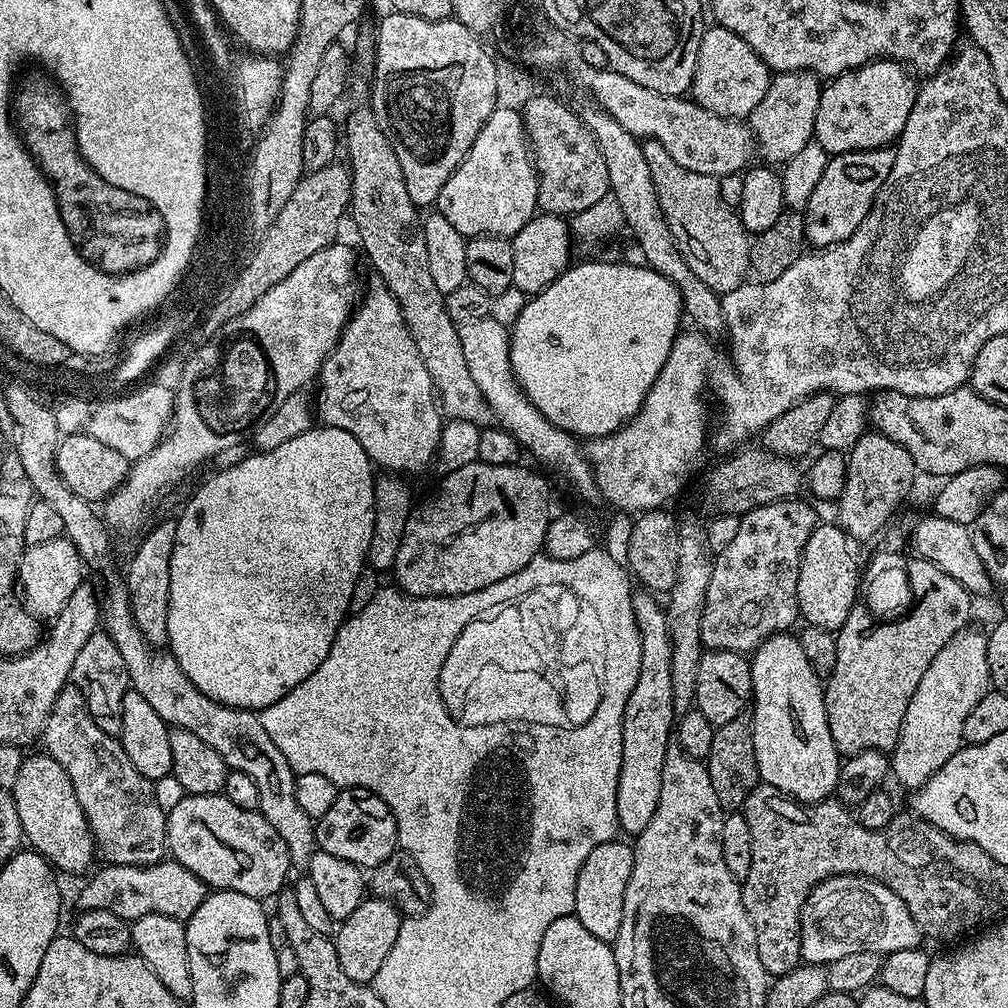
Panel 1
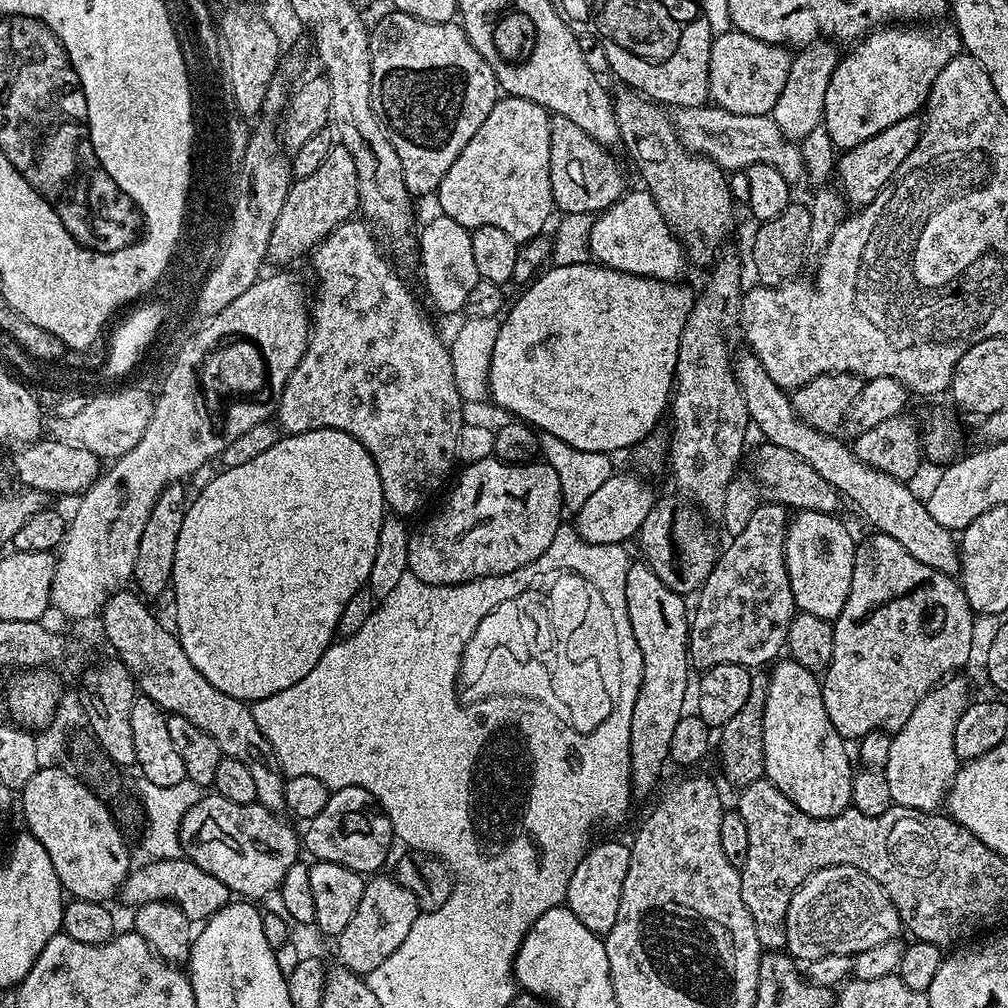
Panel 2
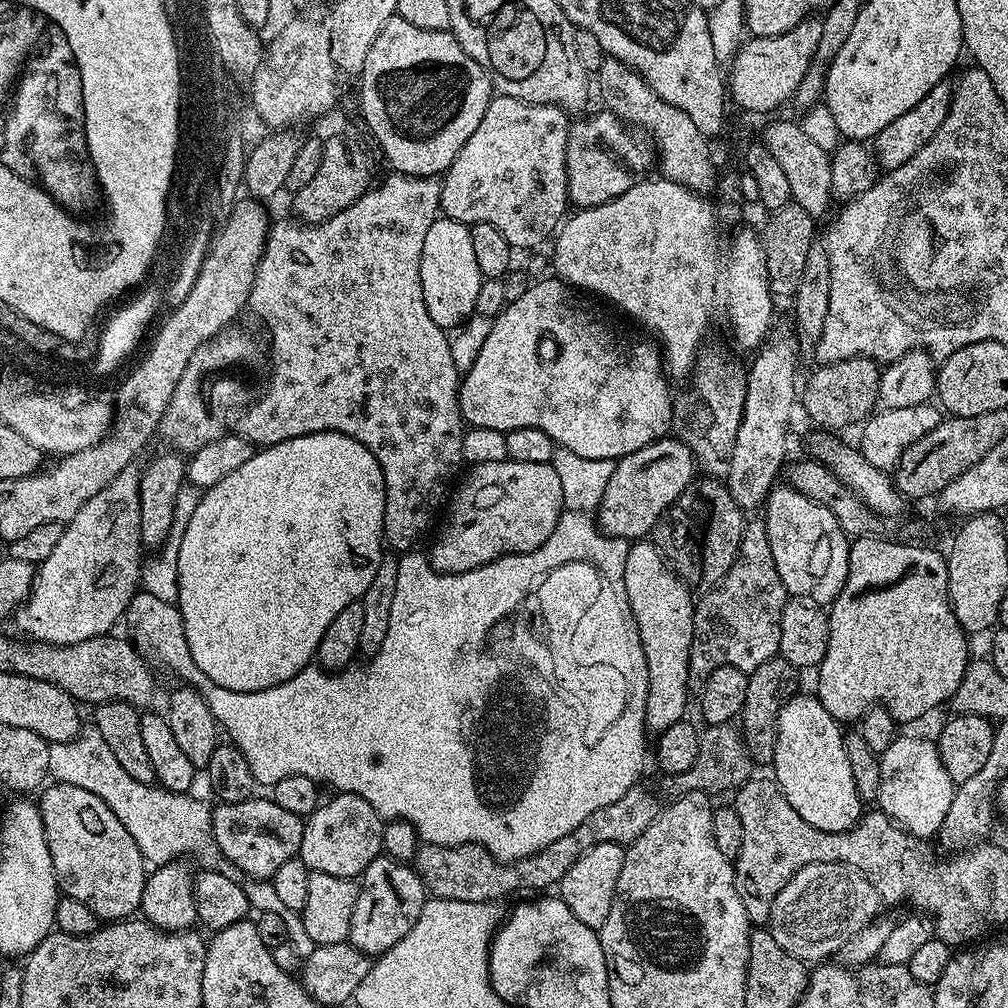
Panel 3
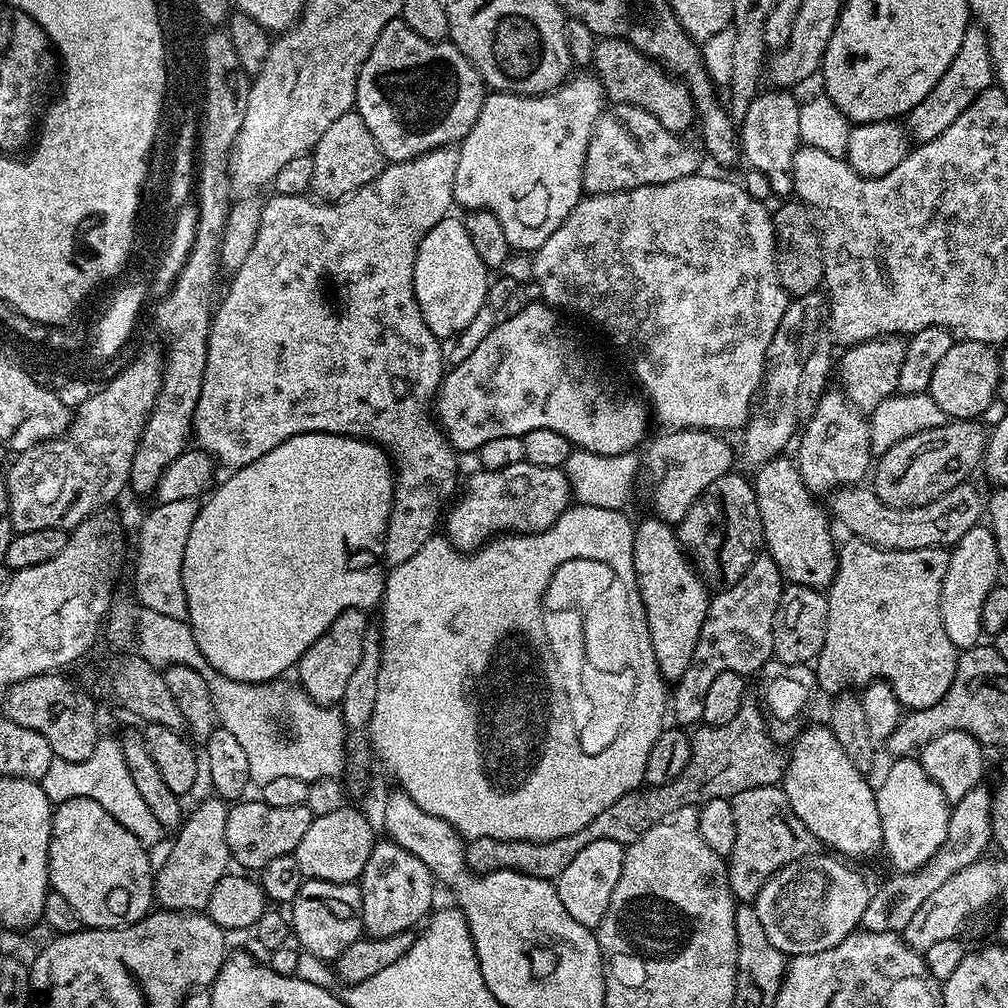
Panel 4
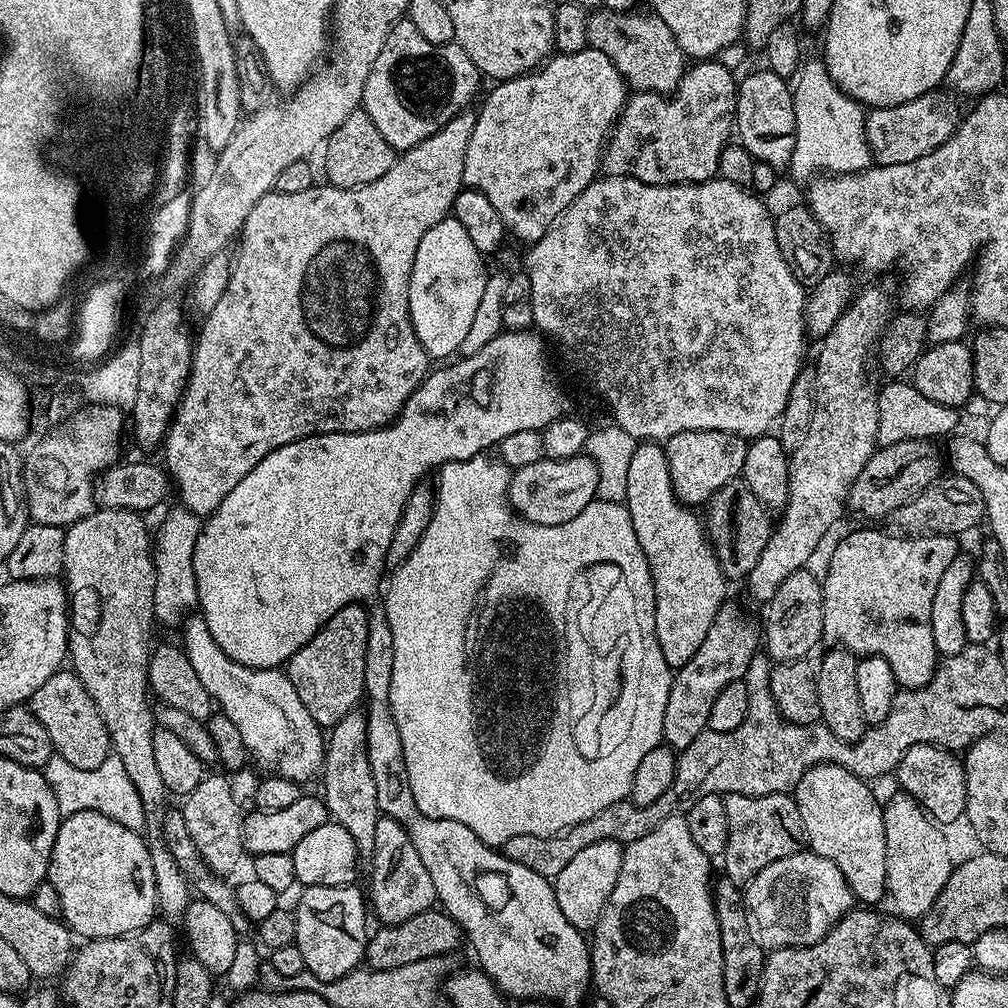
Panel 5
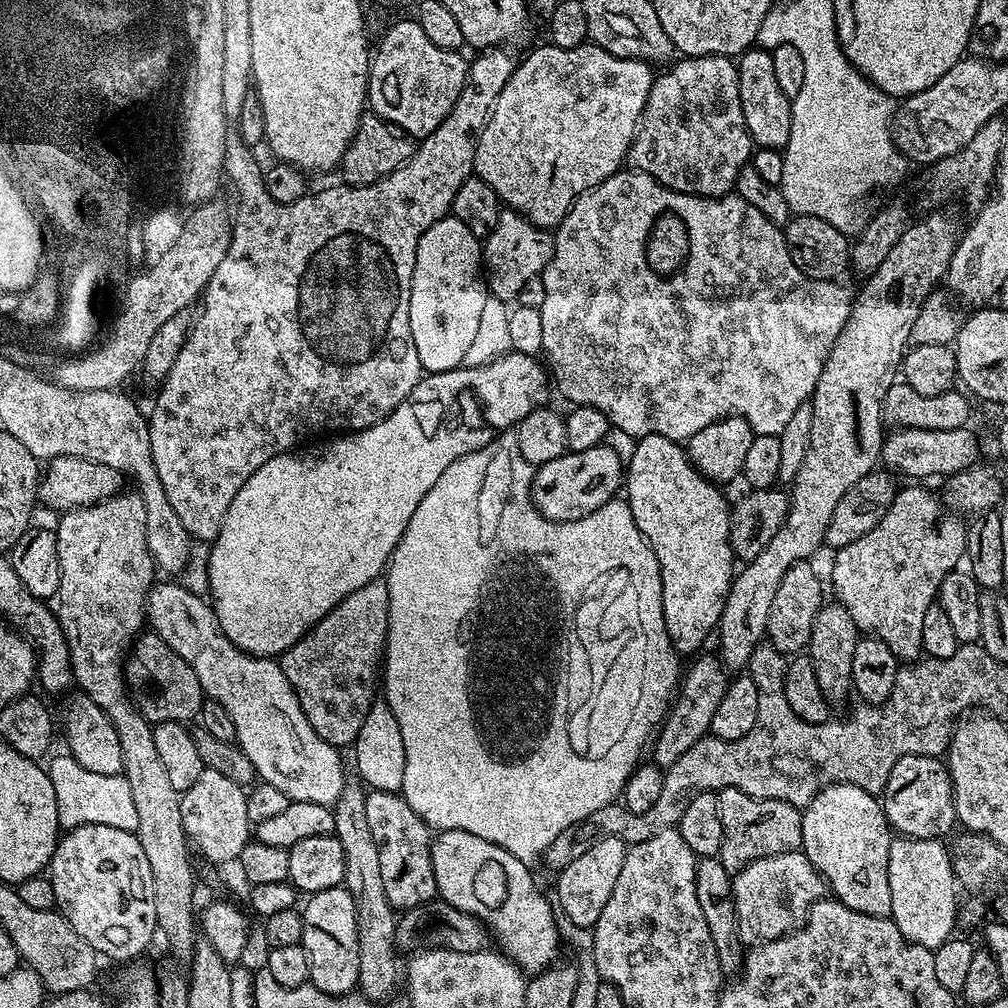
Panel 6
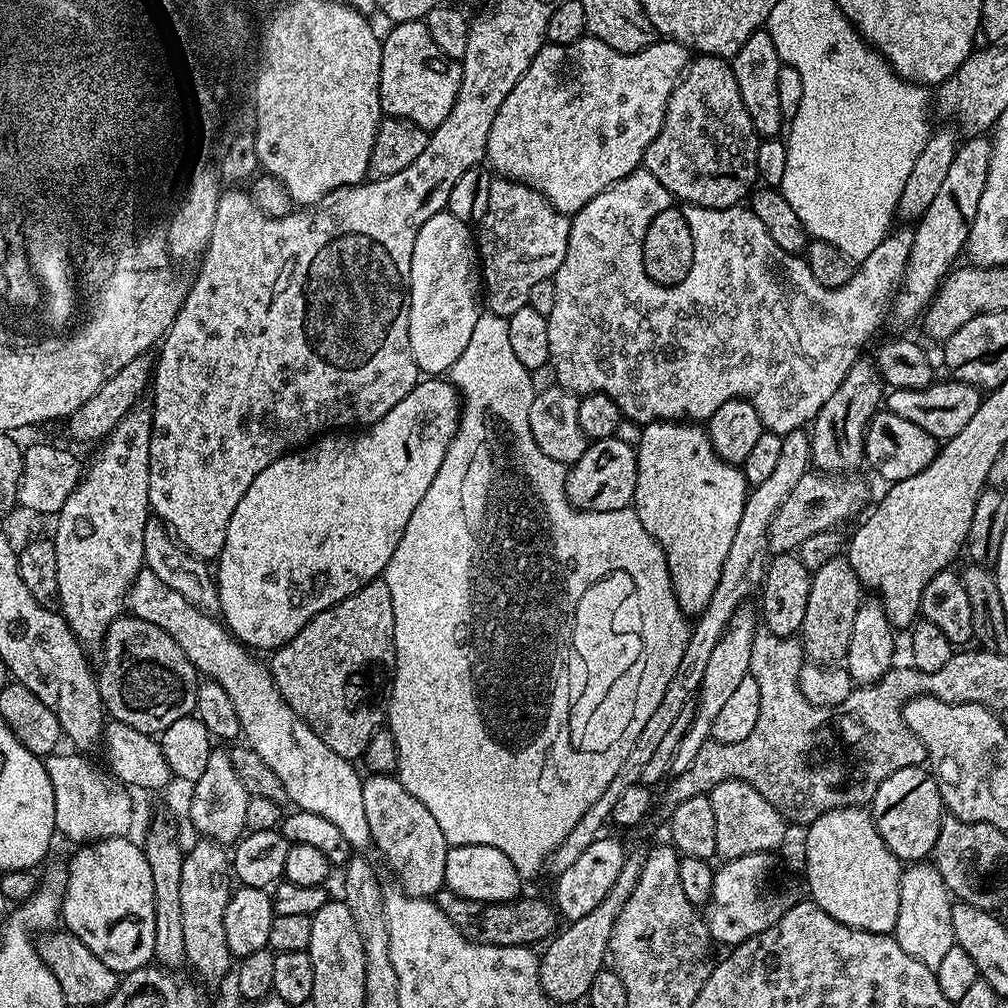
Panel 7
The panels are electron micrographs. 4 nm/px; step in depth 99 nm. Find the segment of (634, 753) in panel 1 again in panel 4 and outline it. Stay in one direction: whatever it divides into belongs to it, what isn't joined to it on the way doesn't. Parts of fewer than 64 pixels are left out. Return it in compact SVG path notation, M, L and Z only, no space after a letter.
M659 518L651 519L637 523L634 528L634 574L638 578L638 590L642 594L642 606L650 626L650 642L654 642L654 658L658 658L656 669L666 682L675 682L686 674L690 658L694 658L694 646L698 646L698 634L706 618L710 589L693 568L682 547L681 537L672 533L675 532L673 525Z

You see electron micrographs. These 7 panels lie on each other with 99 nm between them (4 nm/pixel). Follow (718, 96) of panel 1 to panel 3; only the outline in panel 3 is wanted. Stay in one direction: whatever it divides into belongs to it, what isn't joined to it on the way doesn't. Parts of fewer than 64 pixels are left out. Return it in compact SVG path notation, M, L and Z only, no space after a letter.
M809 18L798 22L786 34L777 36L752 36L743 41L739 52L730 61L726 84L730 96L748 112L772 112L791 101L798 90L798 82L816 58L818 42L822 39L823 19Z

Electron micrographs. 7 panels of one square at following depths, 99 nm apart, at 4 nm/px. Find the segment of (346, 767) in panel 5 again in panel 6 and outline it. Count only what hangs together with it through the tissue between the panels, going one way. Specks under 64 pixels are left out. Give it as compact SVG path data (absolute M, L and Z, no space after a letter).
M345 783L342 794L335 802L334 826L336 831L334 835L338 838L338 842L342 842L342 854L346 858L343 887L347 888L350 898L354 898L354 914L358 926L358 970L360 971L358 990L367 1000L384 1002L395 993L392 991L396 988L396 955L398 955L396 921L398 912L397 909L390 906L390 902L386 898L386 889L382 887L382 865L378 863L378 846L374 843L374 834L370 834L370 825L366 822L366 802L364 801L366 792L359 783L356 784Z

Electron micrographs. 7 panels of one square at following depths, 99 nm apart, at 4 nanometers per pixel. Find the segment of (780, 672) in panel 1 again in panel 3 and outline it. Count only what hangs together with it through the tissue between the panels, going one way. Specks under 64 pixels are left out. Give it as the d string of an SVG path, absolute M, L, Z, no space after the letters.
M793 694L783 701L778 714L778 726L776 727L776 745L774 746L774 758L770 768L774 770L776 785L780 788L780 793L818 830L827 832L845 832L850 830L862 815L862 801L854 790L854 773L850 770L850 758L844 749L845 733L840 732L841 721L836 720L822 706L822 702L817 700L815 695L800 696Z

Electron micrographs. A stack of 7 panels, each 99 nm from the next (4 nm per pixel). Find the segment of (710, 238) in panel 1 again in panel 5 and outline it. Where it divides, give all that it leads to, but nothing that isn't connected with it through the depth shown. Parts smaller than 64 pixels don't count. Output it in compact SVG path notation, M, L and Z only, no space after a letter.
M593 11L588 17L588 47L602 50L602 54L606 54L614 62L618 74L622 74L629 89L671 94L676 91L686 71L686 57L682 46L678 46L674 34L670 34L670 26L666 26L662 18L647 11L636 11Z

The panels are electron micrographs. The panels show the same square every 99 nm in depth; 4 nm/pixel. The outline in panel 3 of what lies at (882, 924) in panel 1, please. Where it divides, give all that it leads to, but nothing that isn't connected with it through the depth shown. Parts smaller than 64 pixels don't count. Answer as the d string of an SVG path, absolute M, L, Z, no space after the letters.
M811 864L802 866L778 890L767 927L774 942L794 958L805 962L824 962L835 957L851 933L862 930L881 915L882 901L863 874L846 864Z

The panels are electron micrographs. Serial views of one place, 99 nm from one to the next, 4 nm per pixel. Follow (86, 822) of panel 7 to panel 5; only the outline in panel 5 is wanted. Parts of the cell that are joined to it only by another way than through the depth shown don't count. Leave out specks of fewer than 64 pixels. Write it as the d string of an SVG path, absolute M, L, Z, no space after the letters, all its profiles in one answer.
M53 754L42 771L50 790L54 790L61 817L78 814L82 810L94 810L98 814L106 814L106 818L114 818L114 822L122 822L122 826L130 830L145 831L142 798L138 798L138 790L134 790L134 782L130 782L120 760L109 759L94 770L78 770L78 766L70 766L66 758Z

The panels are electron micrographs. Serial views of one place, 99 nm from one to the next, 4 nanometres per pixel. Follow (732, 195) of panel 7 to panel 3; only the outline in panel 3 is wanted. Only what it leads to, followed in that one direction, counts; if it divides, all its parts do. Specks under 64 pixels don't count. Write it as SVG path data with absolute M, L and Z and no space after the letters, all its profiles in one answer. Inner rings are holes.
M600 110L596 120L580 120L568 129L566 142L566 174L568 175L568 198L577 209L602 206L626 190L630 190L641 178L649 175L648 167L653 167L654 156L649 145L626 130L623 120L613 112ZM624 148L624 152L620 152ZM648 148L649 152L648 153ZM652 155L652 156L651 156Z

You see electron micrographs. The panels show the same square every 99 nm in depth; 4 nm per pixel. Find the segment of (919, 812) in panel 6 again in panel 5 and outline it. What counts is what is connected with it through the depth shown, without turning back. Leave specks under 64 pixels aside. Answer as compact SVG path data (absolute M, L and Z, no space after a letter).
M919 744L910 746L906 754L900 759L900 764L894 773L895 779L900 779L900 784L907 795L913 796L920 803L927 815L931 816L937 824L949 826L956 819L964 816L964 807L966 806L966 774L964 773L963 759L955 751L947 748L941 748L938 744Z

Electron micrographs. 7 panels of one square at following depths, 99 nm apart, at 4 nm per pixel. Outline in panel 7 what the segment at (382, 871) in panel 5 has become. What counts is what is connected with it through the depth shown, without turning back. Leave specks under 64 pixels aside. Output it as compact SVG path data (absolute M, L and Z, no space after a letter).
M368 774L363 777L362 786L362 806L366 806L366 822L370 822L370 834L374 848L384 855L384 860L388 863L388 868L397 876L399 887L404 889L408 896L423 896L425 898L435 897L436 893L445 887L446 878L446 854L449 844L442 834L442 829L438 827L438 822L434 822L434 817L430 815L430 810L402 786L399 778L392 774Z

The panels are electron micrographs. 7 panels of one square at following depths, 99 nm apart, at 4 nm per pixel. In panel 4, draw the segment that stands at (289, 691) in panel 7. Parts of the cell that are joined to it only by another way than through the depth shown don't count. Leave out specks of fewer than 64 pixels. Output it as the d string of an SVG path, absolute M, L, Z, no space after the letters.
M358 608L338 614L338 618L330 622L326 634L322 634L322 638L318 638L318 642L314 642L314 646L310 646L306 654L302 654L298 665L298 684L314 702L336 706L339 705L342 694L346 694L346 685L350 683L350 677L362 658L362 642L370 627L370 620L364 616L367 615Z

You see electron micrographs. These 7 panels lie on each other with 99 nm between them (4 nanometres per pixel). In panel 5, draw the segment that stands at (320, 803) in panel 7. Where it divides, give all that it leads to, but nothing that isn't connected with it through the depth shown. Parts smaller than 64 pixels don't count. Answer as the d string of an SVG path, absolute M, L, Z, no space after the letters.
M199 614L189 615L183 624L182 647L186 658L190 658L190 666L194 666L194 674L198 674L202 686L206 686L215 707L223 716L230 718L234 726L238 726L238 734L242 734L242 742L248 747L249 753L253 757L257 756L262 763L269 764L272 767L269 769L275 775L285 776L288 780L305 782L315 772L317 775L324 767L326 736L320 725L314 722L314 718L310 718L310 710L302 706L302 698L298 698L298 690L294 690L294 682L290 682L287 671L280 668L251 668L242 666L242 662L234 662L234 658L226 655L222 646L214 642L214 634L210 634L204 617Z

